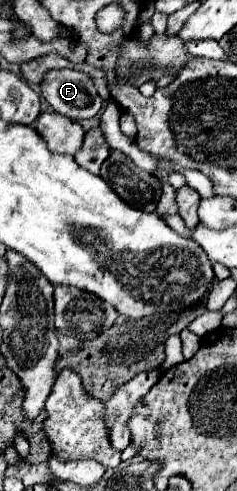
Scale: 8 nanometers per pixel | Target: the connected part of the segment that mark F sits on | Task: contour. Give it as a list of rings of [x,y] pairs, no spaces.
[[[51,69],[39,87],[53,111],[73,121],[89,119],[103,107],[103,99],[97,93],[93,79],[83,71]]]

